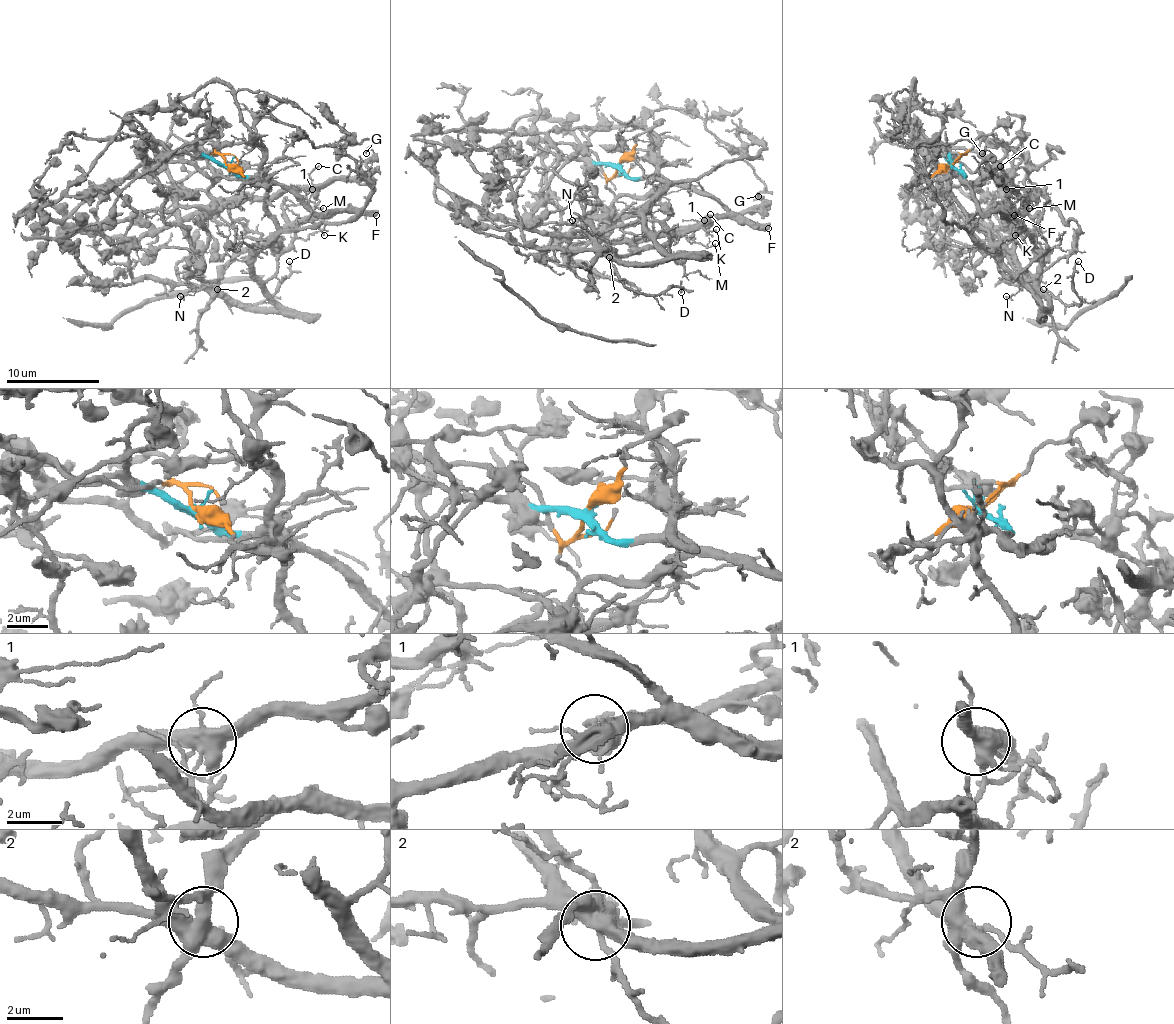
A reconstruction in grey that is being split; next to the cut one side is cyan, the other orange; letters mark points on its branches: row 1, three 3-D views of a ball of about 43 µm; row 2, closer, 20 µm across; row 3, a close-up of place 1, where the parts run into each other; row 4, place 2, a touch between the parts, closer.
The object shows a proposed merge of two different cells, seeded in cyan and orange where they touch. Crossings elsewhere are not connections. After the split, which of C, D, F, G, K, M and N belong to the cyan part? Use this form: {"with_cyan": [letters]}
{"with_cyan": ["C", "D", "F", "K", "M", "N"]}

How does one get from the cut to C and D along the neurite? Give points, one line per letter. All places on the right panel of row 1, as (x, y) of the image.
C: (950, 166), (964, 175), (971, 198), (982, 212), (1003, 214), (1008, 205), (1001, 166)
D: (950, 166), (982, 212), (1010, 219), (1036, 247), (1038, 284), (1073, 305), (1078, 261)

